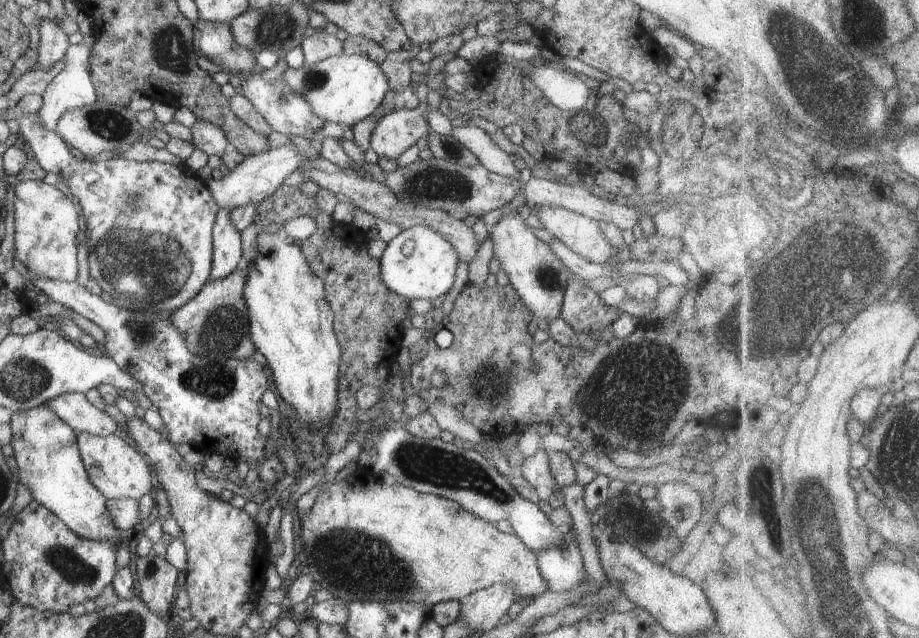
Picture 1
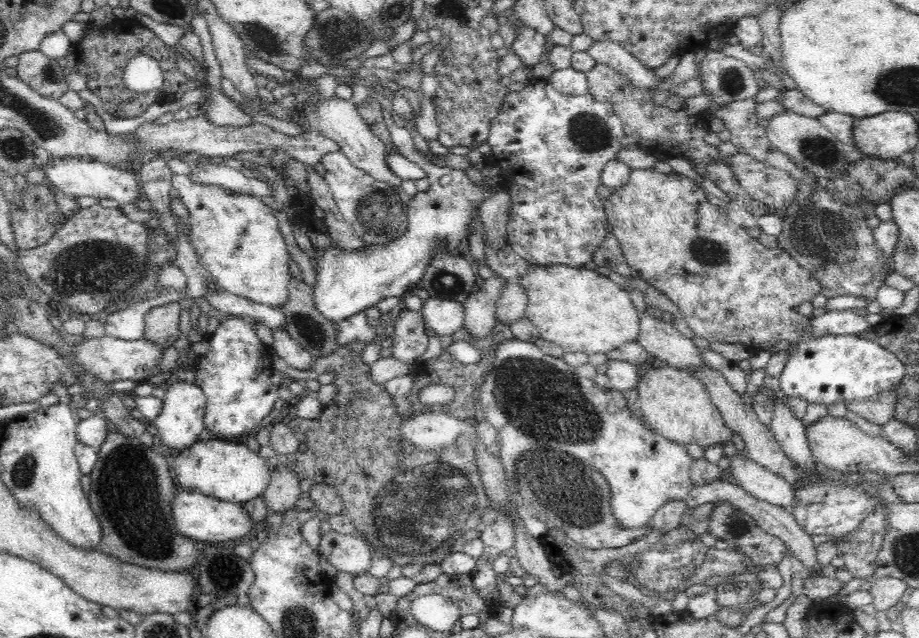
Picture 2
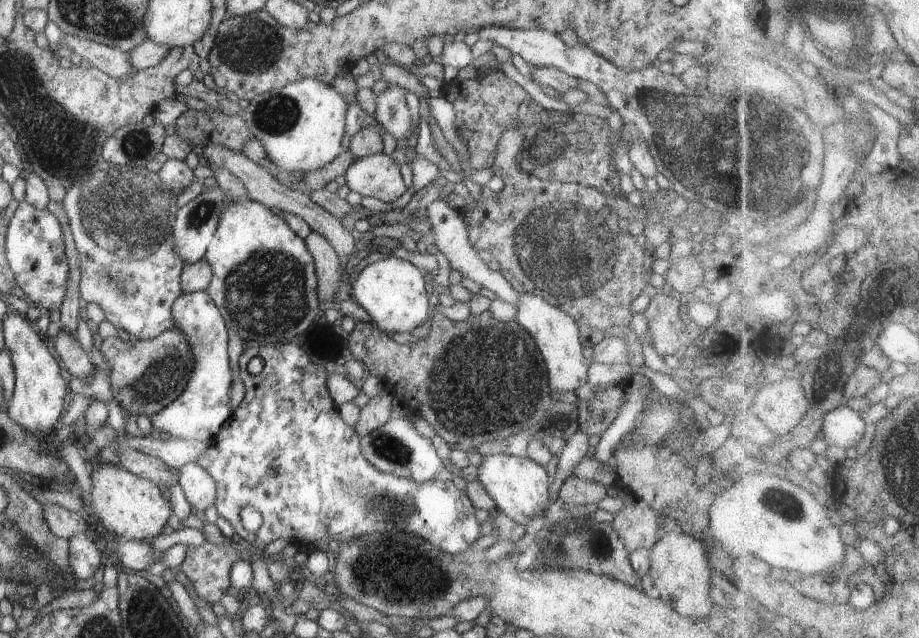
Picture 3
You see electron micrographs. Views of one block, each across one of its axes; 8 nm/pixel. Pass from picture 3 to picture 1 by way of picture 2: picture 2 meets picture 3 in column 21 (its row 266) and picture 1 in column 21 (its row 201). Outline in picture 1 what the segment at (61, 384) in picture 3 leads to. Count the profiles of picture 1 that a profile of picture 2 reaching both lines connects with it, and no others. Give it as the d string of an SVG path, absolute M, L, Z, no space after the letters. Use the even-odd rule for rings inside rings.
M45 404L39 405L38 407L26 410L26 411L19 411L13 414L11 419L12 424L12 441L11 446L13 447L13 455L14 460L16 460L16 466L18 466L18 474L19 474L19 482L24 487L28 488L28 491L32 494L33 500L36 503L39 503L41 506L44 506L49 512L52 512L61 522L64 522L74 532L77 536L83 537L84 539L89 540L100 540L100 541L109 541L116 545L116 551L118 545L121 542L125 541L125 536L127 534L123 533L122 530L118 529L112 521L111 515L109 514L107 508L107 499L105 495L100 492L98 488L95 488L92 485L92 482L89 480L87 471L85 470L84 464L82 463L82 458L79 454L79 449L77 446L77 434L75 431L68 425L65 424L53 411L50 411L48 408L45 408Z

